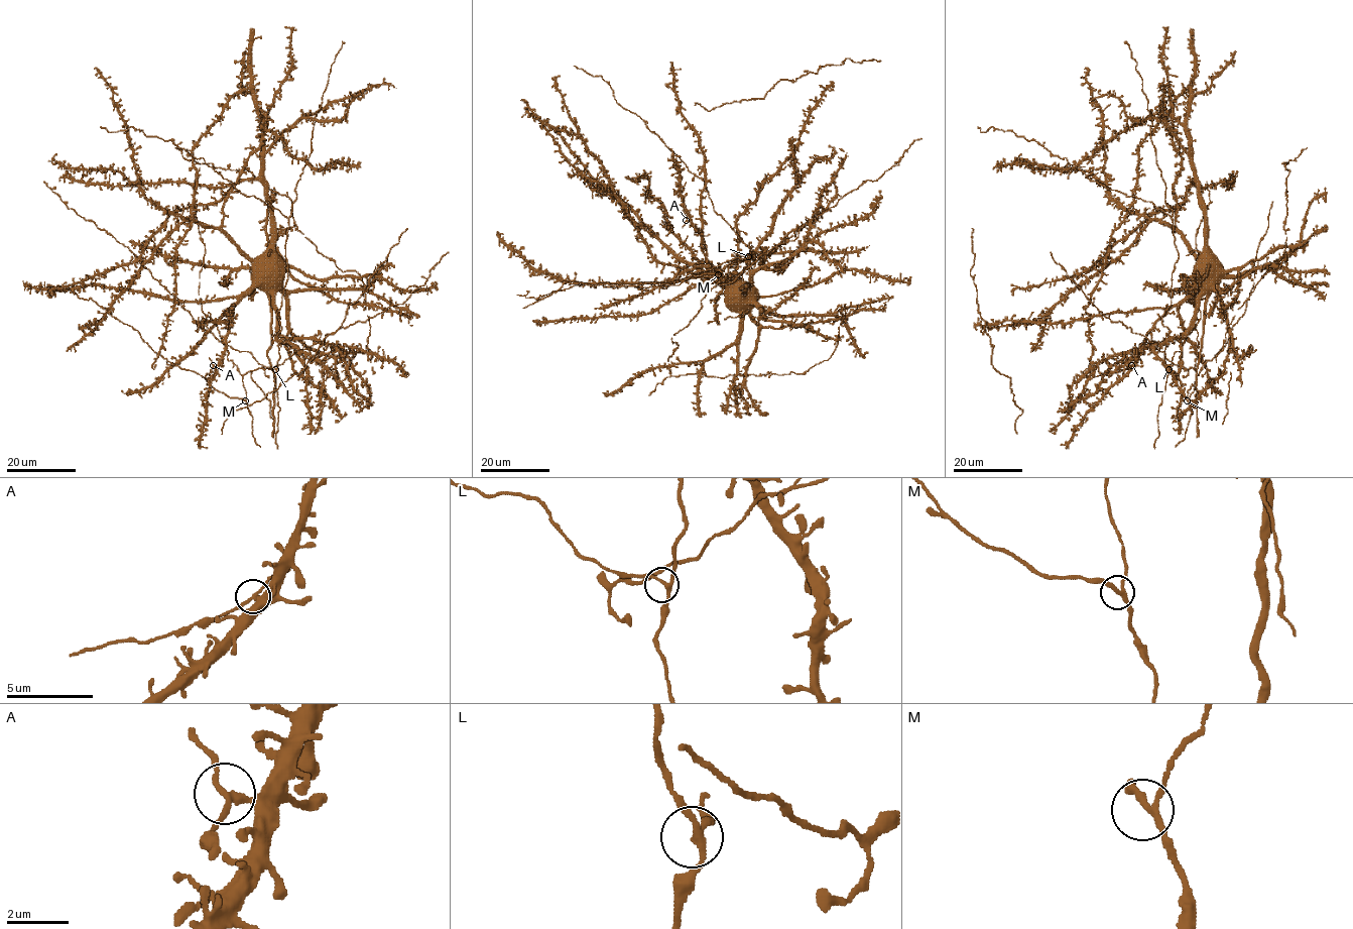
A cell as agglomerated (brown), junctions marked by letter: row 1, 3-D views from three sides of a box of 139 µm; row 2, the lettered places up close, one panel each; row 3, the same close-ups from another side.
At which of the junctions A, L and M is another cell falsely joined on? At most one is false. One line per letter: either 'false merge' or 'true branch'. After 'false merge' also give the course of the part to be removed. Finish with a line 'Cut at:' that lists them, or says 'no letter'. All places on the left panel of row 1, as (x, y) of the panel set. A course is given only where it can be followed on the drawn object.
A: false merge | (213, 365), (206, 377)
L: true branch
M: true branch
Cut at: A

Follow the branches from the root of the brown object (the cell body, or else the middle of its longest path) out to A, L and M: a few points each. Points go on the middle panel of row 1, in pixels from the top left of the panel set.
A: (735, 286), (734, 282), (725, 282), (714, 272), (703, 250), (700, 231), (686, 220)
L: (735, 286), (743, 289), (749, 283), (749, 257), (753, 252), (748, 256)
M: (735, 286), (802, 244), (772, 247), (728, 283), (715, 284), (718, 274)

